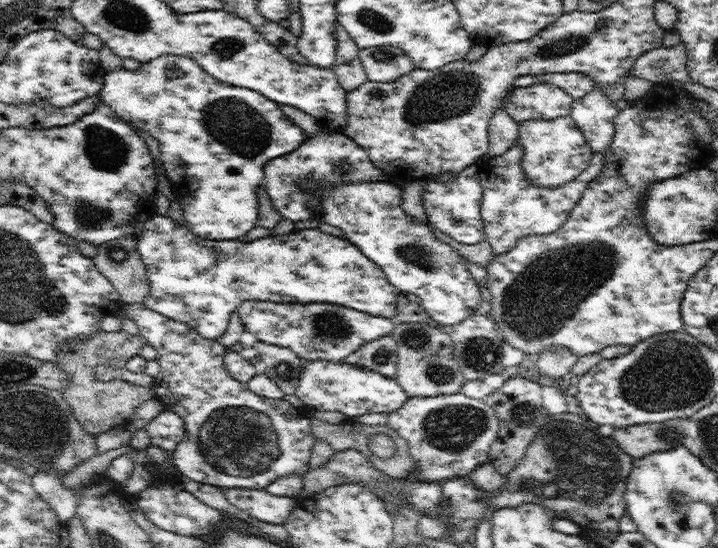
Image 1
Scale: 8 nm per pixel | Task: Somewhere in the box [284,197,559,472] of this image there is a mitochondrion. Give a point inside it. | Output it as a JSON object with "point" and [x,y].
{"point":[453,430]}

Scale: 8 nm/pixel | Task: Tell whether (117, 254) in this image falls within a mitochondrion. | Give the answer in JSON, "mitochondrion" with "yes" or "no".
{"mitochondrion":"yes"}

